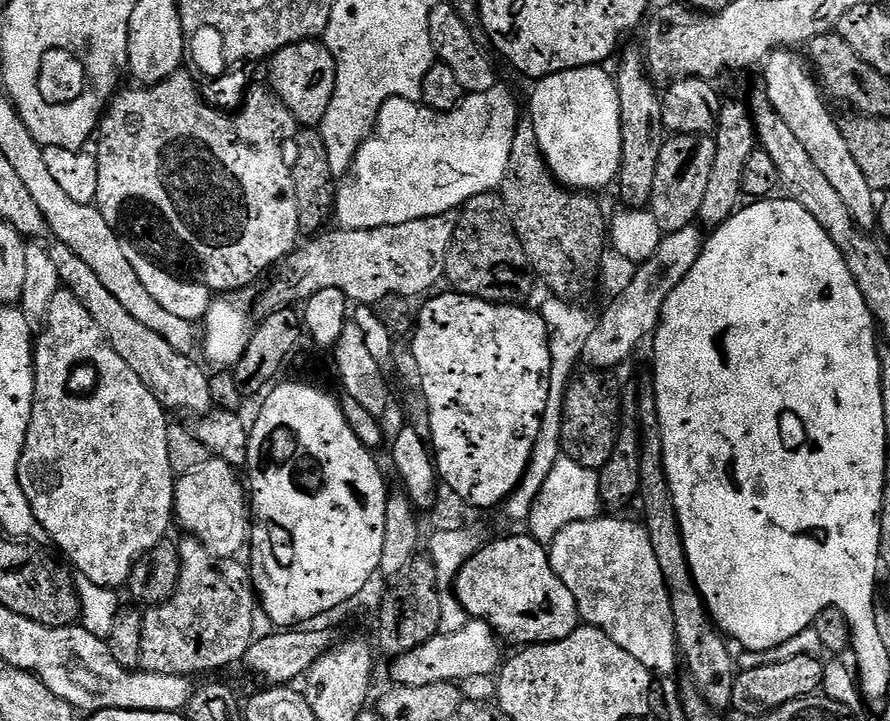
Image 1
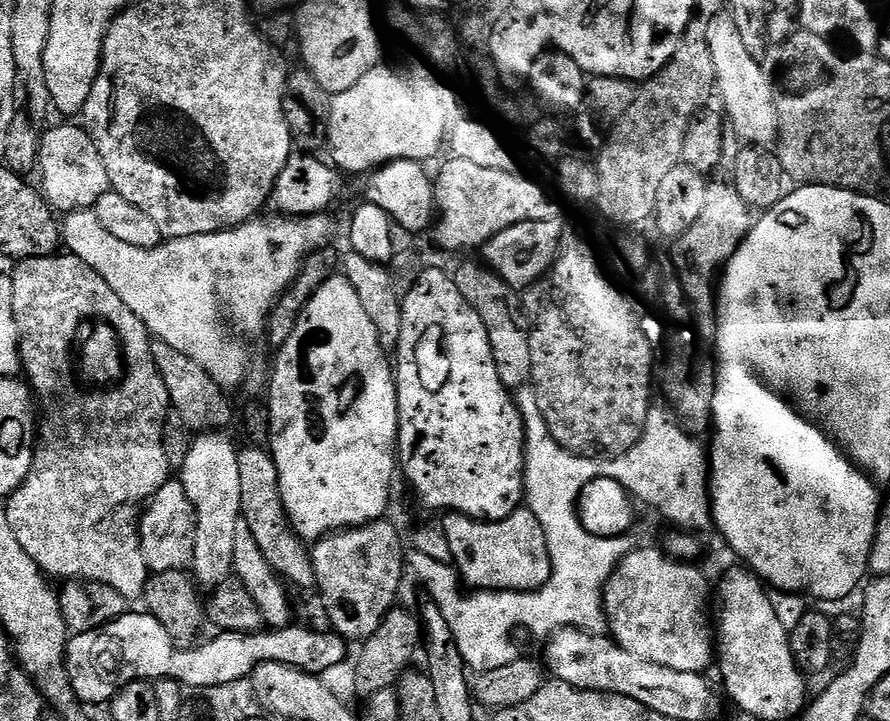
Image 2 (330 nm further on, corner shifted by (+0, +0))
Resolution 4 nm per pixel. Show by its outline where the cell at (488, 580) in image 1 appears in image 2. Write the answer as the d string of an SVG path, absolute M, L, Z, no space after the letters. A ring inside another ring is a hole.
M517 507L505 520L473 520L471 516L448 514L442 529L449 544L451 563L461 581L476 590L527 592L548 579L550 565L544 547L544 533L536 515L527 507Z

